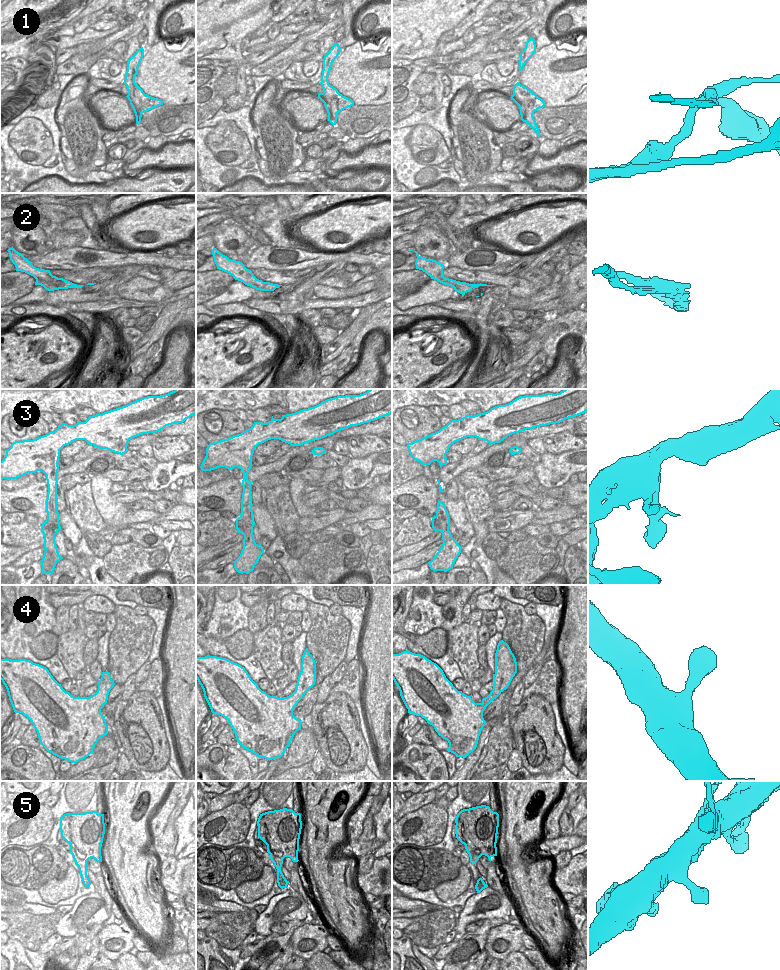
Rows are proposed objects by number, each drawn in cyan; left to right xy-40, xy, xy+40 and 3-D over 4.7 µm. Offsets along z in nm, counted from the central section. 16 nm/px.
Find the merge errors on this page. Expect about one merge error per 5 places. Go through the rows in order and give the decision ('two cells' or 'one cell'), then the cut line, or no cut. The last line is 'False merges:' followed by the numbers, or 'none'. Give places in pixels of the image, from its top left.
1: two cells; cut xy-40 (134, 83), (136, 96), (140, 101), (140, 108), (143, 112)
2: two cells; cut xy+40 (448, 280), (450, 284), (456, 287), (457, 291)
3: one cell; cut none
4: one cell; cut none
5: one cell; cut none
False merges: 1, 2

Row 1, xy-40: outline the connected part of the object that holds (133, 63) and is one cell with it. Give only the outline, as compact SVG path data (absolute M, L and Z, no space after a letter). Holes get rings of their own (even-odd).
M141 47L136 51L136 53L127 62L127 71L125 74L124 84L128 90L128 100L134 110L136 116L136 123L140 125L142 117L141 101L137 97L137 92L135 90L135 77L138 74L138 68L140 62L144 56L144 49Z

